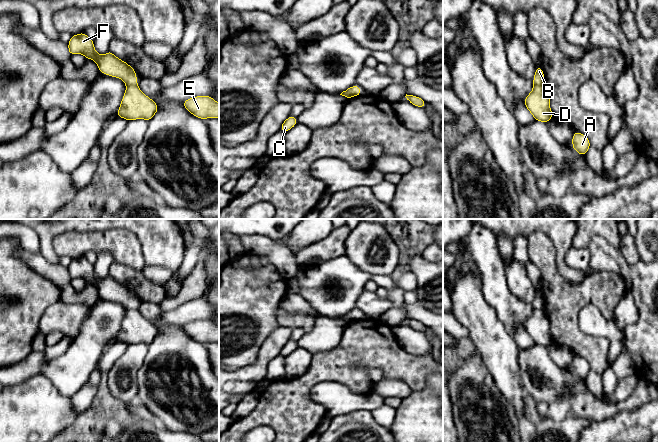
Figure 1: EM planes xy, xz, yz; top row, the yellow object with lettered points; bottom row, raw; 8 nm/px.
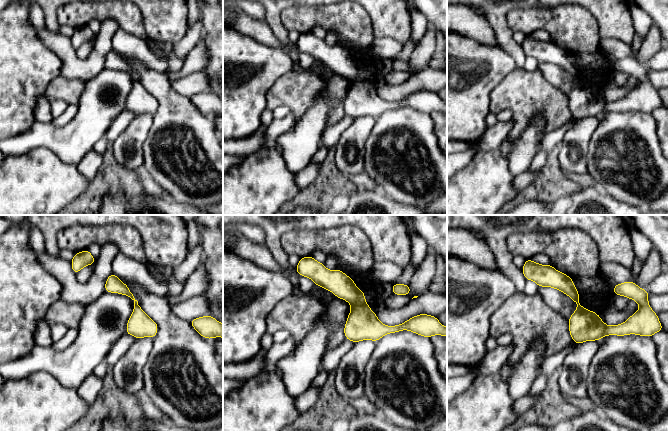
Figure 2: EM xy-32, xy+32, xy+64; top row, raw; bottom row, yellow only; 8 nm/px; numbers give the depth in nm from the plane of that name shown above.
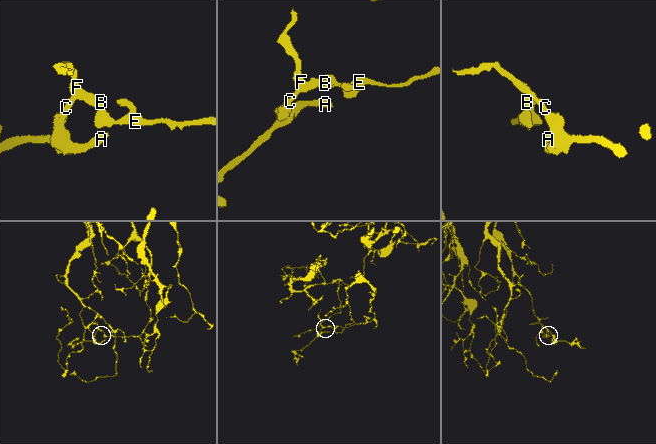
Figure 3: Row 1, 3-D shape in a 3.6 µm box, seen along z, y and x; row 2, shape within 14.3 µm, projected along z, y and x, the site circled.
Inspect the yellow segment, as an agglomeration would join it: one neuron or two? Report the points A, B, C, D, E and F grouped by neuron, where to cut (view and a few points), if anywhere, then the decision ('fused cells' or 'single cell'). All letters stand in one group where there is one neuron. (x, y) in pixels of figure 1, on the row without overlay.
A B C D E F | no cut | single cell

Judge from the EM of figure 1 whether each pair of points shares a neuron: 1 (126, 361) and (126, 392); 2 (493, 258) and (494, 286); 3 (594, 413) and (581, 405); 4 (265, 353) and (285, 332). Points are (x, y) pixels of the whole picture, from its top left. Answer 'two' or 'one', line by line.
1: one
2: one
3: one
4: one

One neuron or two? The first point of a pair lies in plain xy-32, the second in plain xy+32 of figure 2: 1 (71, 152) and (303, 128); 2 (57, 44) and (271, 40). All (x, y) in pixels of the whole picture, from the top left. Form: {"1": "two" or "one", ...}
{"1": "one", "2": "one"}

